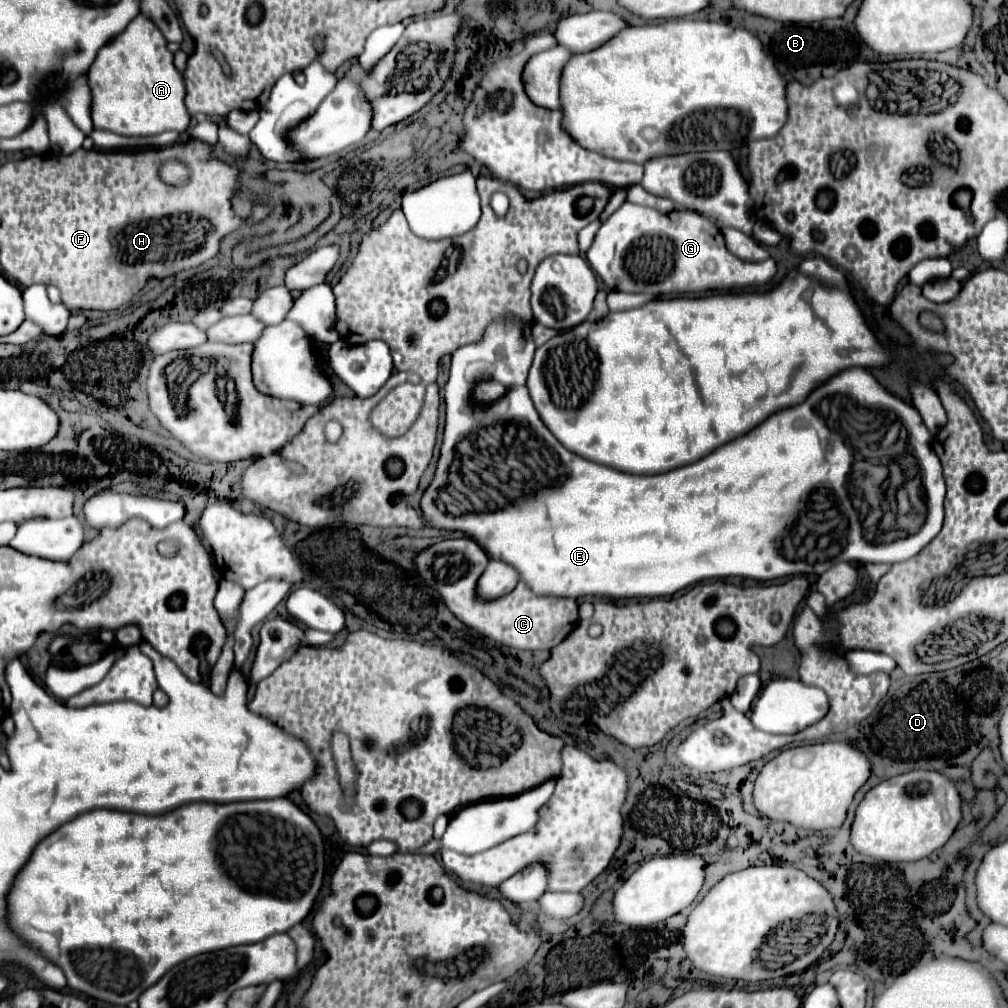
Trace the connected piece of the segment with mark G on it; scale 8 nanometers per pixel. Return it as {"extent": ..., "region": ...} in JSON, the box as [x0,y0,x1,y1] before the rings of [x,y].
{"extent":[586,201,776,295],"region":[[[628,201],[618,211],[614,211],[606,223],[602,223],[592,247],[586,253],[586,259],[594,269],[594,273],[606,283],[608,289],[618,289],[626,293],[648,293],[648,295],[736,291],[750,285],[766,285],[776,275],[774,259],[750,263],[732,255],[724,245],[724,237],[720,229],[708,217],[702,217],[694,211],[670,211],[664,215],[652,207],[634,205]]]}

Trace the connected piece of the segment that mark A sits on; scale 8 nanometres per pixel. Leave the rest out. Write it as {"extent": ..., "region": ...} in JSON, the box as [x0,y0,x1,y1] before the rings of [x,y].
{"extent":[88,15,190,137],"region":[[[138,15],[130,25],[106,43],[88,69],[88,87],[92,93],[94,129],[112,131],[124,137],[146,137],[164,131],[184,131],[190,115],[184,107],[184,77],[172,63],[174,55],[166,47],[158,27]]]}

